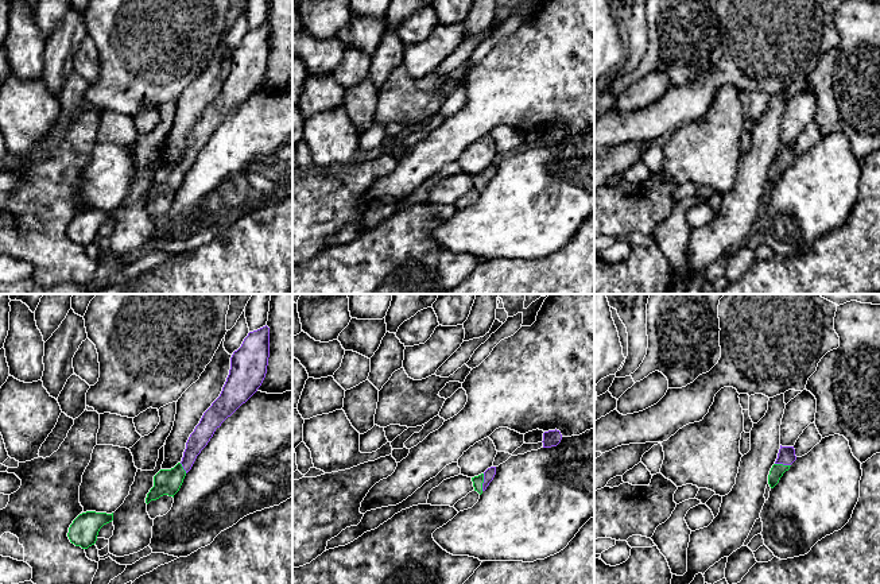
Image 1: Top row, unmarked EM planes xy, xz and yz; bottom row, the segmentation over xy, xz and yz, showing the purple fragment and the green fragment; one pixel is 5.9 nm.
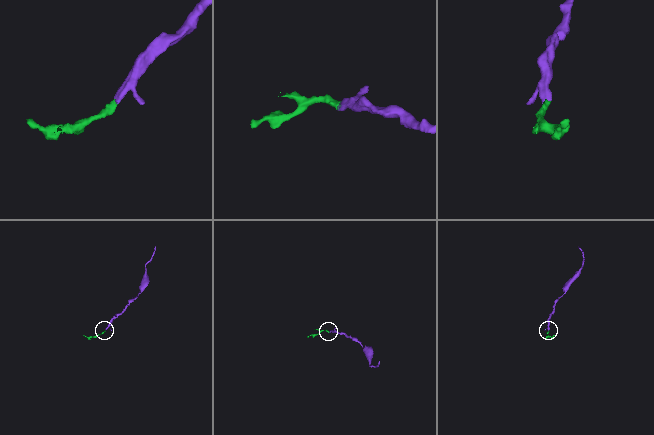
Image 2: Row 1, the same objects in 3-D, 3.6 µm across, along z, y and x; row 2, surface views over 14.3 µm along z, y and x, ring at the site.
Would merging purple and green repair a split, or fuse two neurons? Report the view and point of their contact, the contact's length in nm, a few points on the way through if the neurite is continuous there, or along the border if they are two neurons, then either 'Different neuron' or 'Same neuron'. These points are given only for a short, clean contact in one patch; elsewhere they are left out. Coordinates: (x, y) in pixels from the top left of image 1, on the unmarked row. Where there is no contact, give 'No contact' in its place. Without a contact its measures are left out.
Touches purple at xz (484, 180). Shared border 110 nm. Path across: xz (489, 171), (484, 180), (477, 178). Same neuron

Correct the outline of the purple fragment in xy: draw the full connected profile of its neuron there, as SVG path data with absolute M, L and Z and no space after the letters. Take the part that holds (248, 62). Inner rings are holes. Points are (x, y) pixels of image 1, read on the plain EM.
M265 23L249 30L241 45L230 55L230 67L220 94L203 111L190 132L182 159L171 167L160 167L154 174L154 185L146 196L148 202L163 193L172 194L179 189L186 171L197 154L208 143L217 125L245 101L261 84L270 55L270 26Z

